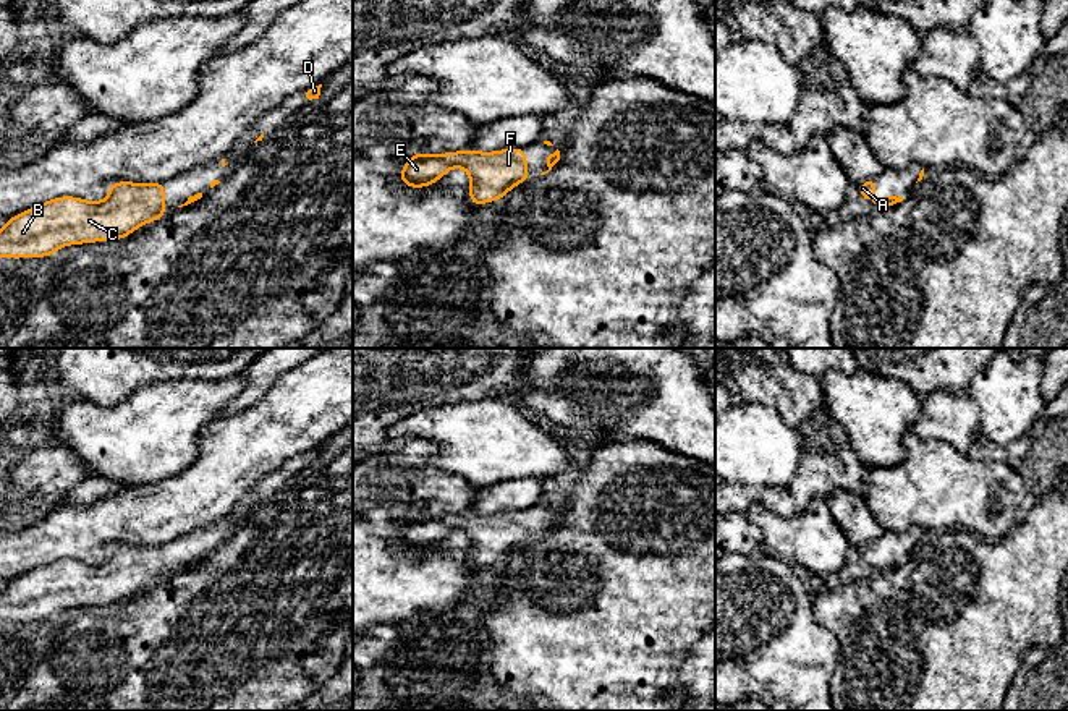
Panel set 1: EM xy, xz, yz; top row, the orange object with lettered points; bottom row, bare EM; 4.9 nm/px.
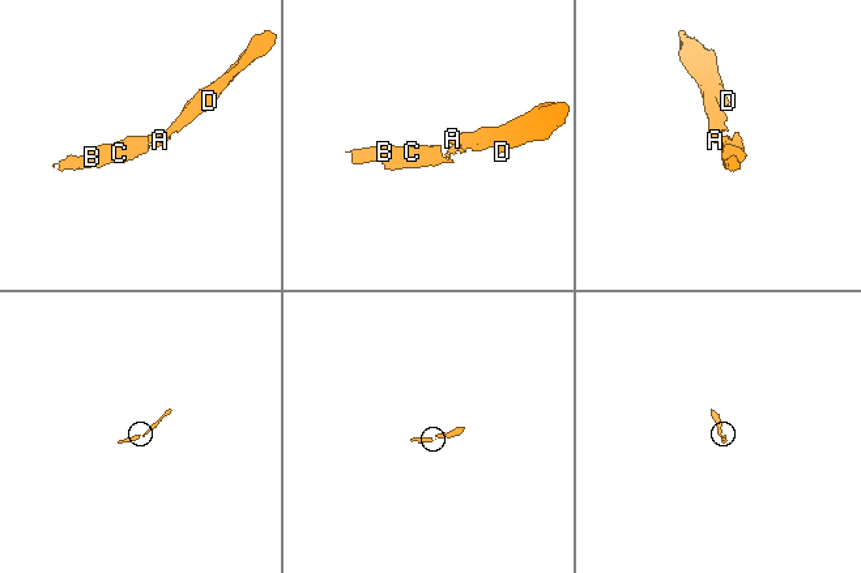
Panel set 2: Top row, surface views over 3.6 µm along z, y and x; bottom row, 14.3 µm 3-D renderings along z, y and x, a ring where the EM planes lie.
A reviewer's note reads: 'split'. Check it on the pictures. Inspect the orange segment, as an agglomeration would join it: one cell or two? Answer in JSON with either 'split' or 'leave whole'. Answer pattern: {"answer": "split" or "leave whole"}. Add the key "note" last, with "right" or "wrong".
{"answer": "leave whole", "note": "wrong"}

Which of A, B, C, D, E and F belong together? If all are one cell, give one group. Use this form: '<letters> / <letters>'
A B C D E F

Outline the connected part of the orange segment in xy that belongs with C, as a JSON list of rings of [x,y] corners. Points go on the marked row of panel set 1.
[[[117,181],[104,201],[53,198],[8,219],[0,258],[47,258],[68,245],[121,240],[167,214],[163,193],[163,181]]]

